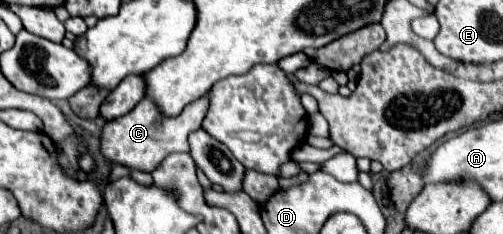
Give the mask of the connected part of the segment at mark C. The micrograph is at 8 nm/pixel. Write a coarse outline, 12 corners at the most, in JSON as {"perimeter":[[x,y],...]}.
{"perimeter":[[150,98],[100,132],[112,164],[152,172],[188,152],[208,98],[162,118]]}

